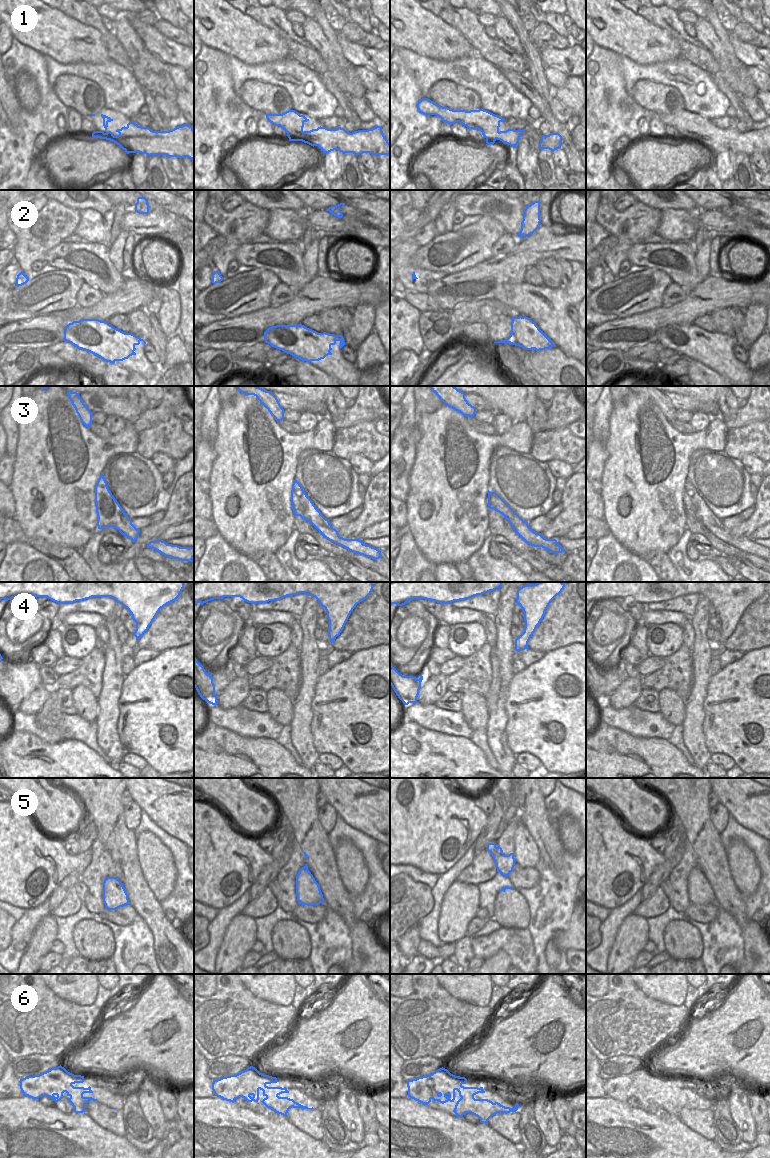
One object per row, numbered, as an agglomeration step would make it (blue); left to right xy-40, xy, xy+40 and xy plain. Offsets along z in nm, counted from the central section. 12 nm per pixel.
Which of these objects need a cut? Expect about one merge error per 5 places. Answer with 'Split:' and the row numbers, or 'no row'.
Split: 2.

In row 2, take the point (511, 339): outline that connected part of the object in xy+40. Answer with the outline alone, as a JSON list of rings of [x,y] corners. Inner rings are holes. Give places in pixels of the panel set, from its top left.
[[[512,333],[510,334],[510,336],[507,339],[504,339],[504,340],[498,341],[498,342],[494,342],[494,343],[510,343],[515,346],[520,346],[524,350],[529,350],[522,343],[520,343]]]

